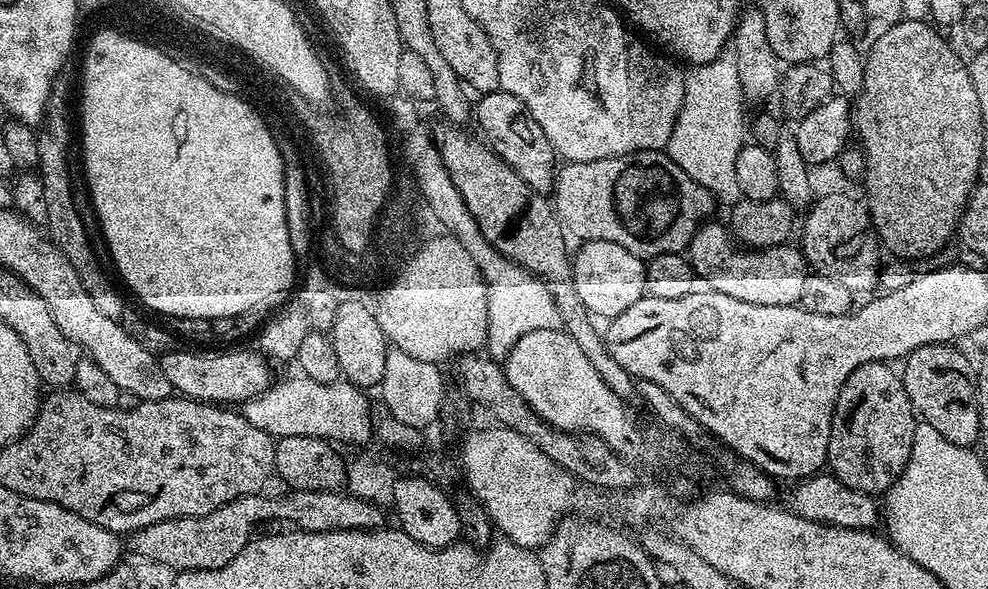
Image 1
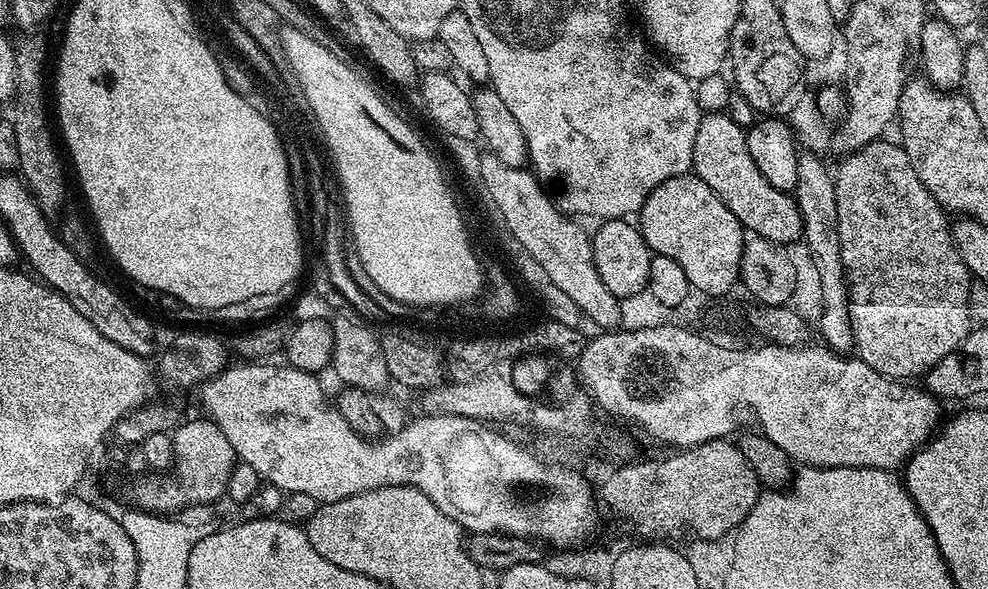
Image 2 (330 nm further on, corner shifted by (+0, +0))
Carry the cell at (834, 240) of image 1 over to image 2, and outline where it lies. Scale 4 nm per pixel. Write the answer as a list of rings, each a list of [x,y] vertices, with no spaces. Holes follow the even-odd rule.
[[[727,111],[704,112],[698,122],[698,134],[694,134],[694,154],[691,171],[722,202],[726,202],[726,210],[738,218],[738,222],[751,235],[761,236],[775,244],[792,246],[801,239],[804,227],[802,214],[796,205],[795,195],[778,190],[762,178],[758,166],[754,166],[754,158],[750,158],[748,138],[745,129],[730,118]]]

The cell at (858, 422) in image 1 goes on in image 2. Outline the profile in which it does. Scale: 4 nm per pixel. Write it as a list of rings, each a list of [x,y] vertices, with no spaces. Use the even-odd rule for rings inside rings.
[[[801,151],[798,158],[796,205],[802,214],[802,245],[812,259],[816,271],[816,284],[820,287],[820,336],[819,339],[832,352],[848,354],[853,351],[855,340],[852,329],[852,311],[848,305],[848,279],[842,266],[842,242],[838,238],[838,198],[833,173],[828,172],[821,157],[815,152]]]

